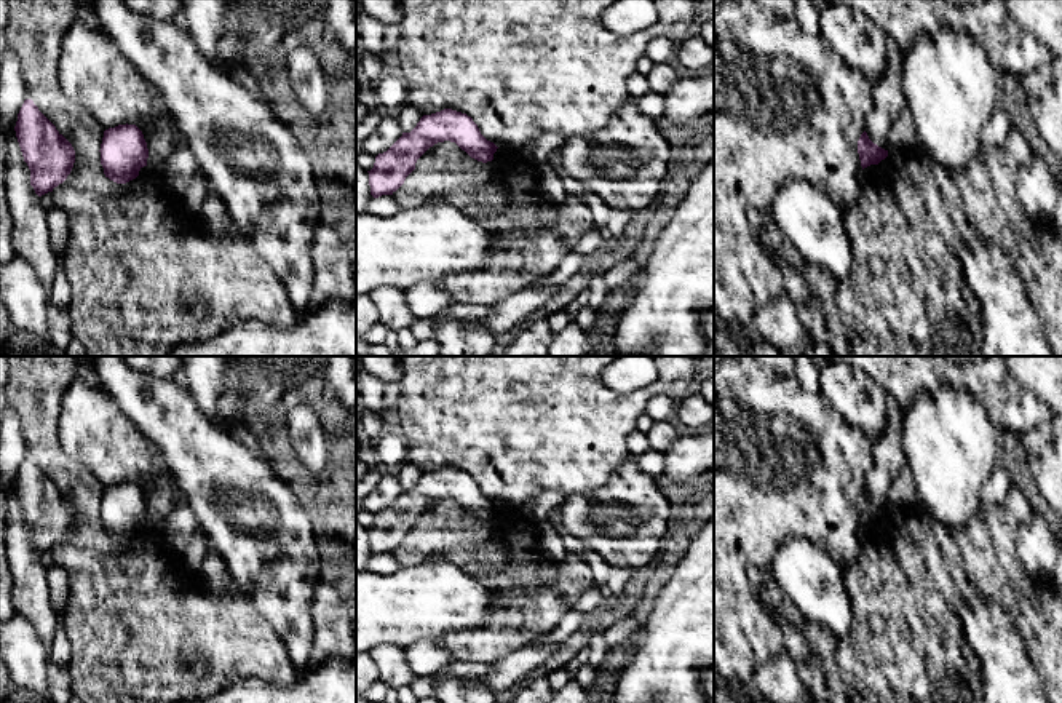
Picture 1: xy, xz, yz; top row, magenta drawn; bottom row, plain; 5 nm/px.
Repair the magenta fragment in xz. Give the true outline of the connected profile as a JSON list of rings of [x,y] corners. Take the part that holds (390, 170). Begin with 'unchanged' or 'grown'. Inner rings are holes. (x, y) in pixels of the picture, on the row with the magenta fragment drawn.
unchanged; [[[444,109],[423,115],[410,133],[402,136],[383,153],[375,157],[369,173],[371,195],[393,195],[415,169],[417,160],[434,144],[450,141],[471,158],[487,163],[493,160],[497,145],[487,141],[466,113]]]

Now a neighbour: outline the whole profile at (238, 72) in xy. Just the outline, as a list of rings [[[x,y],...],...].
[[[233,64],[233,66],[227,67],[227,73],[230,77],[233,77],[235,80],[249,85],[251,88],[254,88],[260,94],[264,94],[264,93],[271,89],[271,88],[267,88],[264,91],[257,89],[256,85],[260,83],[260,80],[251,73],[249,67],[243,67],[243,66]]]

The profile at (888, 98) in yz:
[[[886,38],[888,64],[880,80],[872,88],[872,110],[866,115],[864,131],[869,139],[882,149],[888,149],[888,134],[907,107],[902,91],[902,62],[905,51],[893,40]]]

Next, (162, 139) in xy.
[[[161,109],[144,117],[141,128],[149,149],[149,158],[164,165],[177,147],[177,133],[172,128],[168,113]]]

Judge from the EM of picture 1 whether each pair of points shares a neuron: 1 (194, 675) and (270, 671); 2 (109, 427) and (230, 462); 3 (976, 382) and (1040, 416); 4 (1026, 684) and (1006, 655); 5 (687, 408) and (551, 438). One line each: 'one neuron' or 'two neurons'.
1: one neuron
2: two neurons
3: one neuron
4: one neuron
5: two neurons

